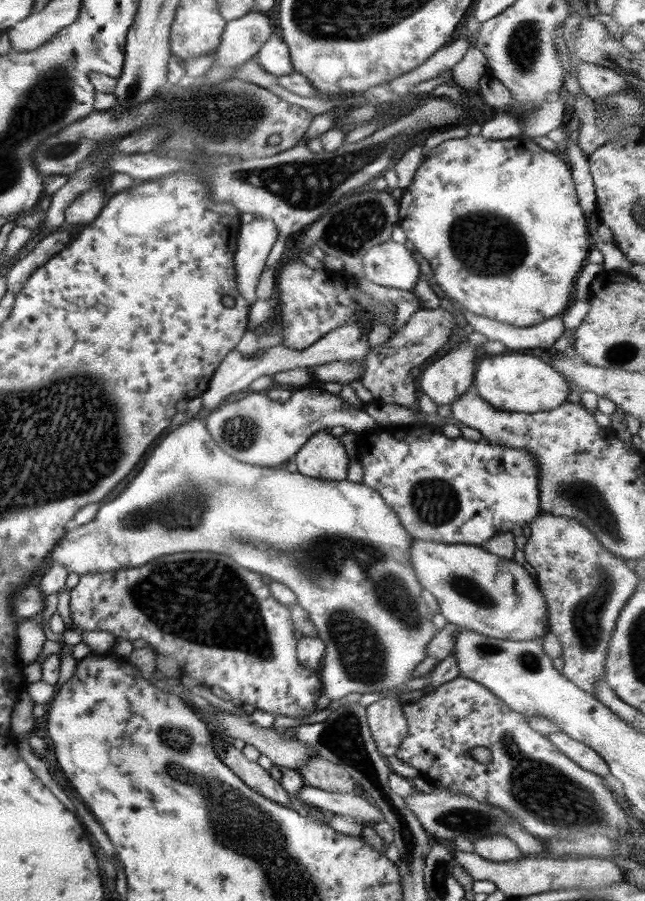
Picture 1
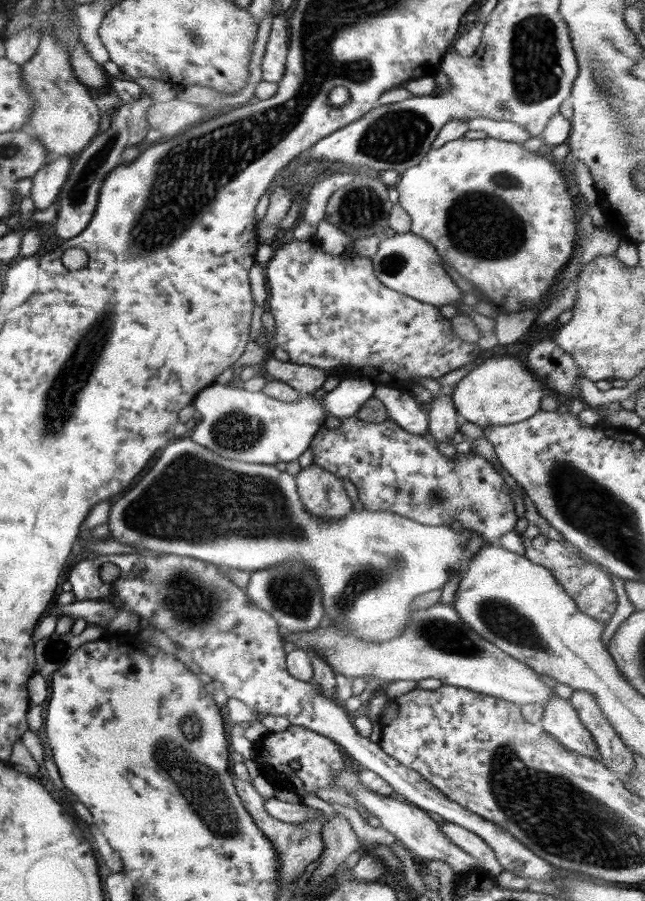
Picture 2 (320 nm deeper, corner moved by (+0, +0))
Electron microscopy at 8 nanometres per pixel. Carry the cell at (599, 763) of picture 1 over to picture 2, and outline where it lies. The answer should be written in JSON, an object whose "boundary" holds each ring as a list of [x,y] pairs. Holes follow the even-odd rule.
{"boundary":[[[554,696],[550,702],[546,702],[543,706],[544,713],[541,718],[541,727],[550,735],[552,735],[559,743],[562,743],[566,748],[578,754],[589,756],[596,759],[598,749],[592,736],[592,733],[582,724],[579,714],[572,708],[568,700]]]}

